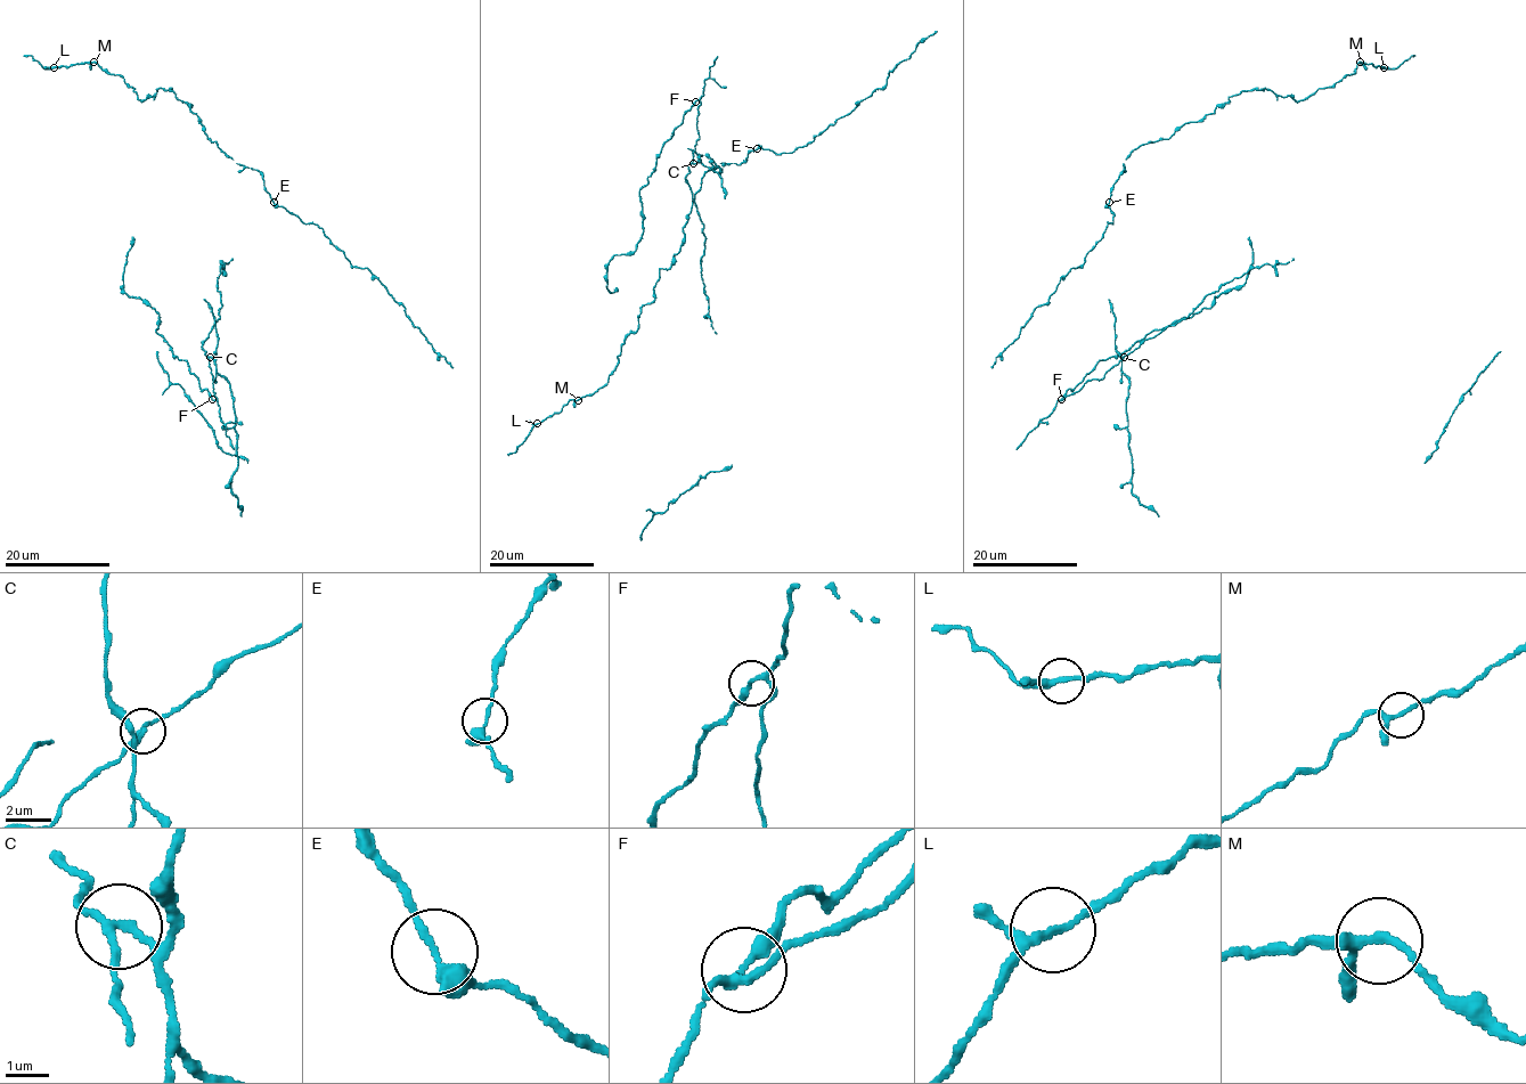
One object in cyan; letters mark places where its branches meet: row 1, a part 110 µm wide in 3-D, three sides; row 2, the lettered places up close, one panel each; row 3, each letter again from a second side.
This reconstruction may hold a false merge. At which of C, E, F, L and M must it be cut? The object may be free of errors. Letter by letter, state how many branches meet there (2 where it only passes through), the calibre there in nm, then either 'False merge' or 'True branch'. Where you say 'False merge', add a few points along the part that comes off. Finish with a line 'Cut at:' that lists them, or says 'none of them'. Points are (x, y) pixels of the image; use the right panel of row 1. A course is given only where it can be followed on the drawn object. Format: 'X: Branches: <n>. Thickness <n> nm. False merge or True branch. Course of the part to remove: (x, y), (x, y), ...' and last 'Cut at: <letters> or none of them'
C: Branches: 3. Thickness 160 nm. False merge. Course of the part to remove: (1123, 357), (1121, 371), (1129, 384), (1126, 414), (1132, 494), (1158, 516)
E: Branches: 3. Thickness 220 nm. True branch
F: Branches: 3. Thickness 200 nm. True branch
L: Branches: 3. Thickness 190 nm. True branch
M: Branches: 3. Thickness 190 nm. True branch
Cut at: C

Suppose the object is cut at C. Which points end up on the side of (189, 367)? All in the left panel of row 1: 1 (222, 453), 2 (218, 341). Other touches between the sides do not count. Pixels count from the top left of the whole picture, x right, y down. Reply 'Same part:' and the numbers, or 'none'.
Same part: 1

